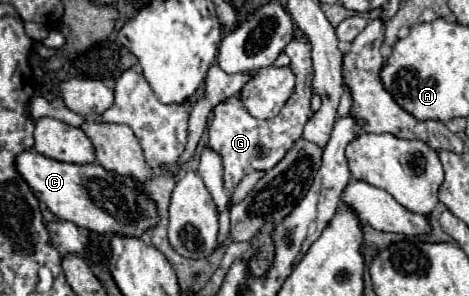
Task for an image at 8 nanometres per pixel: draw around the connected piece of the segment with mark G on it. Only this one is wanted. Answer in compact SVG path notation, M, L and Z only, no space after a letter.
M292 40L284 54L290 58L290 70L296 76L296 86L284 108L278 112L278 116L270 120L258 120L252 114L248 114L246 106L242 104L240 92L230 96L228 100L220 102L214 108L214 118L208 124L208 136L210 136L210 148L220 152L224 160L224 184L228 190L236 188L236 184L250 172L268 172L286 156L286 152L292 148L292 144L302 136L302 128L306 120L310 120L310 98L312 98L312 62L310 62L310 46L306 42Z

